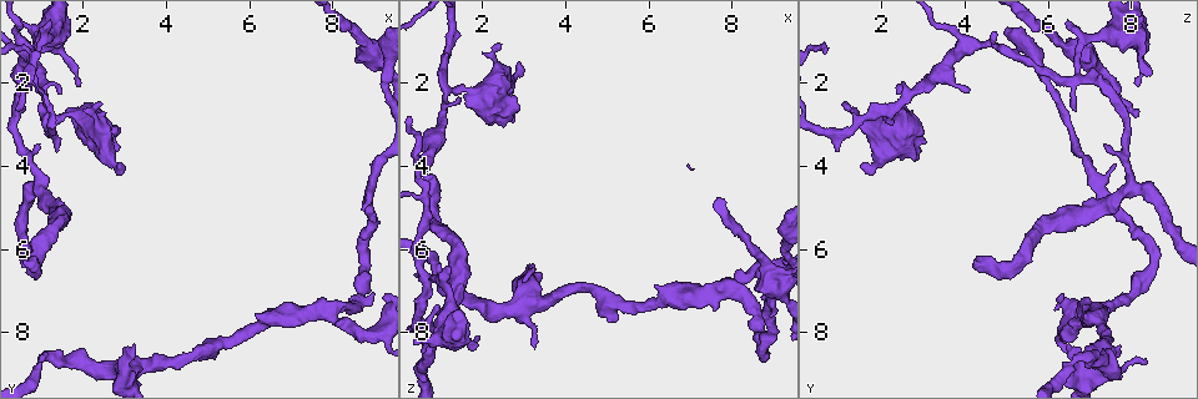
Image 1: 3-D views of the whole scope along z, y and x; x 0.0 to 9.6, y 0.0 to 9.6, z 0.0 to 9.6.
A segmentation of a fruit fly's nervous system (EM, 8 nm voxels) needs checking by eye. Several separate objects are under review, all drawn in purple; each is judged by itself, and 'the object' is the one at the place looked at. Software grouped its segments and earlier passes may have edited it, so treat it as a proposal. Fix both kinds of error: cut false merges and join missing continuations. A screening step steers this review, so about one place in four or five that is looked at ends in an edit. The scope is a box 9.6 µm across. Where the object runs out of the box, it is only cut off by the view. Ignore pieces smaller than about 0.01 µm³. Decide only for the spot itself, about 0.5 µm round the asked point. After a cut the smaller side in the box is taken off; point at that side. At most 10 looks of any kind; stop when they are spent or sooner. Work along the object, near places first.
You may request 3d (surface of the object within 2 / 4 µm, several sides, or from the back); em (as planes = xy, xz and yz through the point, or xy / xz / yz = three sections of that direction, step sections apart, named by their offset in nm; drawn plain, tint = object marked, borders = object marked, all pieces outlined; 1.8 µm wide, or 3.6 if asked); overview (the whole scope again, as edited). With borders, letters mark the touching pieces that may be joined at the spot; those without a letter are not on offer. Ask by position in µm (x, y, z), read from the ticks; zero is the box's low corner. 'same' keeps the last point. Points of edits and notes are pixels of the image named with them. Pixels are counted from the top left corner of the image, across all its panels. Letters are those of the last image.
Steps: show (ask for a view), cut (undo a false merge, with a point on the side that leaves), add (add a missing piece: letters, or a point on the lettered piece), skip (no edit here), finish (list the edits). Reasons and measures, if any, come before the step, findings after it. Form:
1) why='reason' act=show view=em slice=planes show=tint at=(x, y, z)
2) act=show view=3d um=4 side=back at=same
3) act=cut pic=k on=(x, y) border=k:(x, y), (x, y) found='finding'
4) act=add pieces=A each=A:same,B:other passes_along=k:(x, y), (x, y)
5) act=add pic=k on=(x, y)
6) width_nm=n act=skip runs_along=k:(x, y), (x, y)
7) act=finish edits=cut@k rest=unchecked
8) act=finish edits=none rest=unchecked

why='an open end' act=show view=em slice=planes show=borders at=(1.90, 2.10, 8.15)

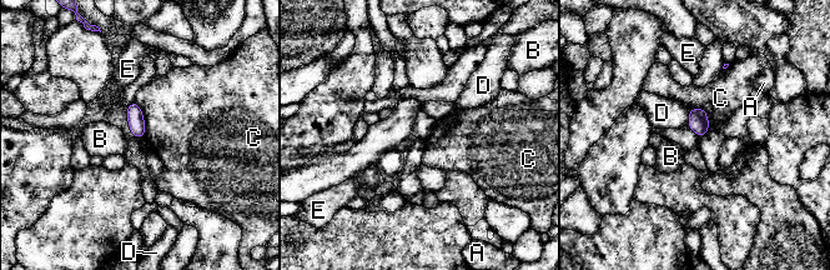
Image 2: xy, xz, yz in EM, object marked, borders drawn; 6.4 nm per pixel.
width_nm=110 act=skip each=A:other,B:other,C:other,D:other,E:other border=2:(135, 100), (142, 114), (145, 135) found='none of them fits'

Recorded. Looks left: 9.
why='three arms meet' act=show view=em slice=planes show=borders at=(0.65, 1.85, 6.65)

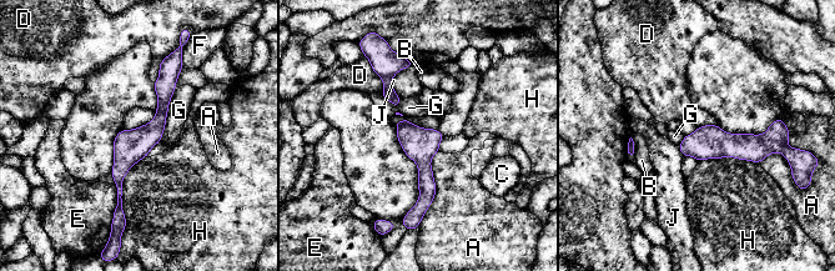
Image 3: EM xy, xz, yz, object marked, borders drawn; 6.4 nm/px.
act=skip each=A:other,B:other,C:other,D:other,E:other,F:other,G:other,H:other,J:other runs_along=3:(165, 64), (160, 120), (119, 186) found='continuous, no second neuron'

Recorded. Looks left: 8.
why='branch stops here' act=show view=3d um=2 at=(3.25, 8.60, 8.40)

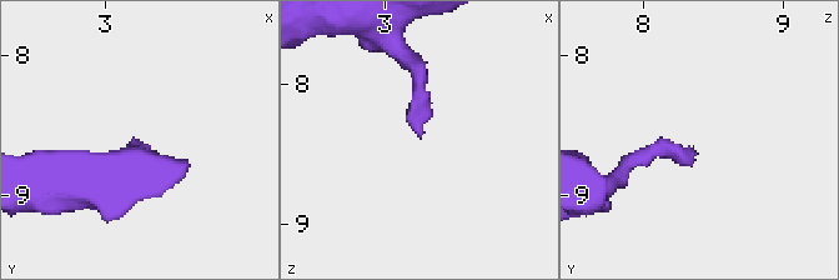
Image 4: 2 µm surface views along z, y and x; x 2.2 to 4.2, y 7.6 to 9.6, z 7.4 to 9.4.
why='need the tissue' act=show view=em slice=planes show=tint at=(3.24, 8.68, 8.38)

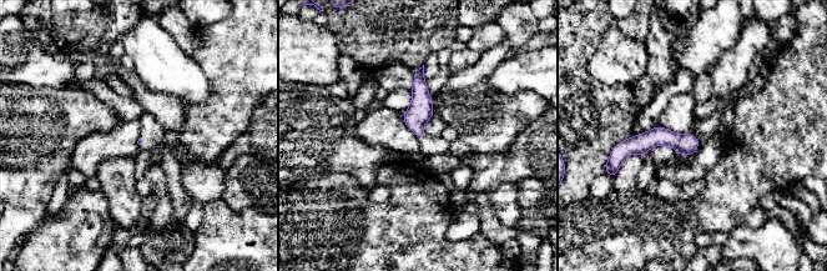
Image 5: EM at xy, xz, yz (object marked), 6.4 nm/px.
why='what lies round it' act=show view=em slice=planes show=borders at=same

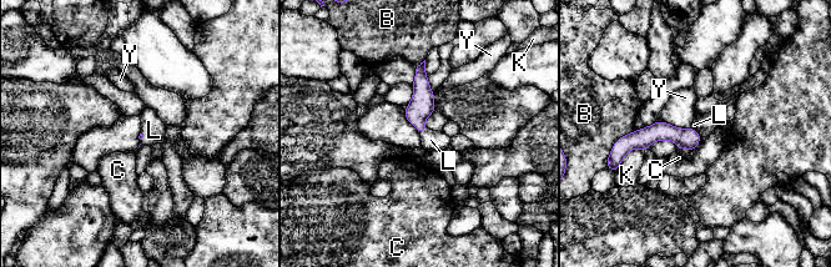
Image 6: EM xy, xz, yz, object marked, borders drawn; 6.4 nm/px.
act=add pieces=L each=B:other,C:other,K:other,L:same,Y:other found='the neuron continues'

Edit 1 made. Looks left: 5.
why='redraw' act=show view=overview

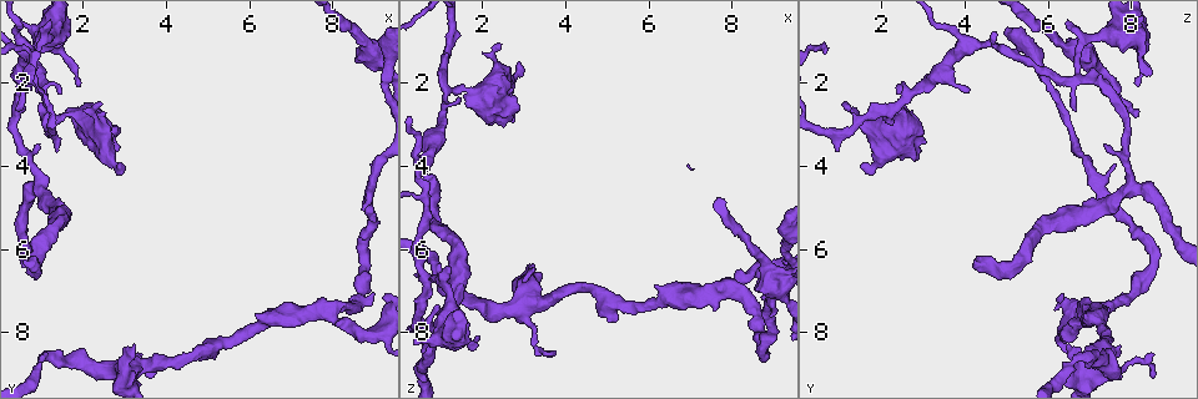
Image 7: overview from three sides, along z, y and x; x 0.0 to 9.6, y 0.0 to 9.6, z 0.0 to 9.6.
why='branch stops here' act=show view=em slice=yz step=8 show=plain at=(0.55, 6.20, 4.20)

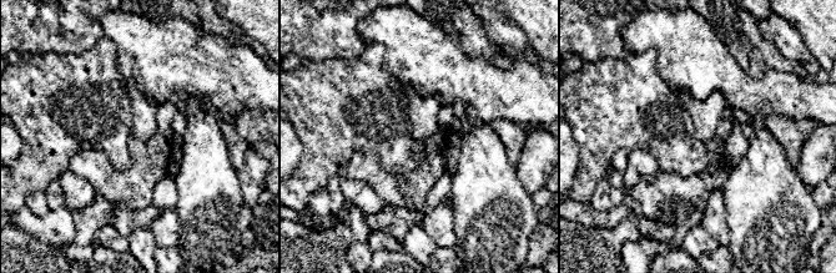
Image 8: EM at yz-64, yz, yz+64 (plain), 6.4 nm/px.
act=show view=em slice=yz step=8 show=borders at=same

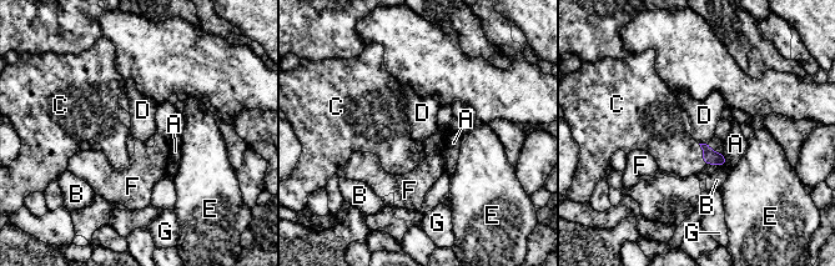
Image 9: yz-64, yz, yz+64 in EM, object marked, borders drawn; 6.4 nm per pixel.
act=add pieces=C each=A:other,B:other,C:same,D:other,E:other,F:other,G:other passes_along=9:(709, 156), (703, 154), (668, 139) found='it goes on there'

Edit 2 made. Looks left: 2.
act=finish edits=add@6,add@9 rest=unchecked

